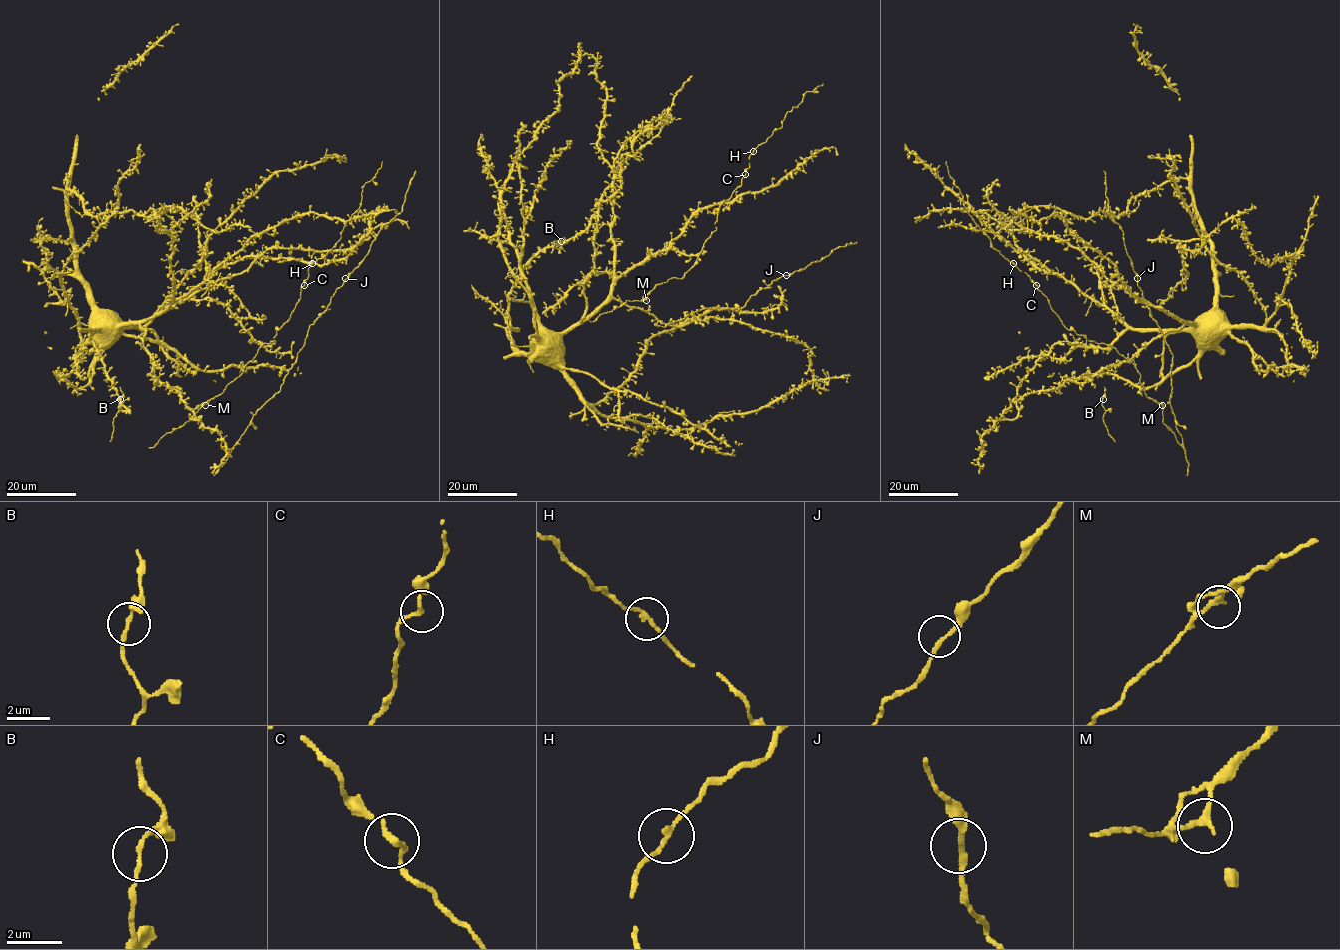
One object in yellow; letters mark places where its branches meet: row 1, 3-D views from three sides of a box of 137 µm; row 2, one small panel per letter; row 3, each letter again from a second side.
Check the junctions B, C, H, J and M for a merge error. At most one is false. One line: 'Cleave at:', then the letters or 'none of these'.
Cleave at: none of these

